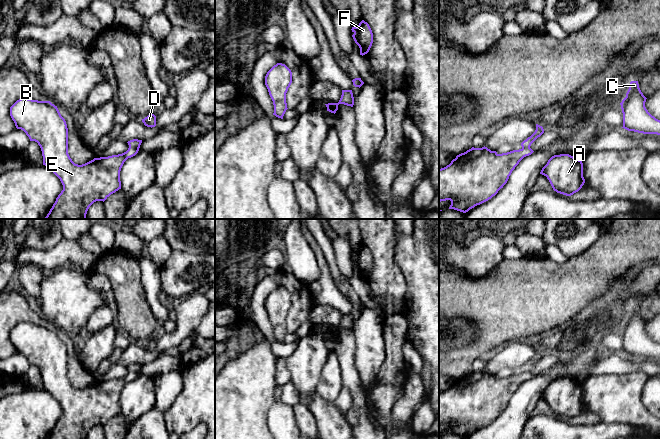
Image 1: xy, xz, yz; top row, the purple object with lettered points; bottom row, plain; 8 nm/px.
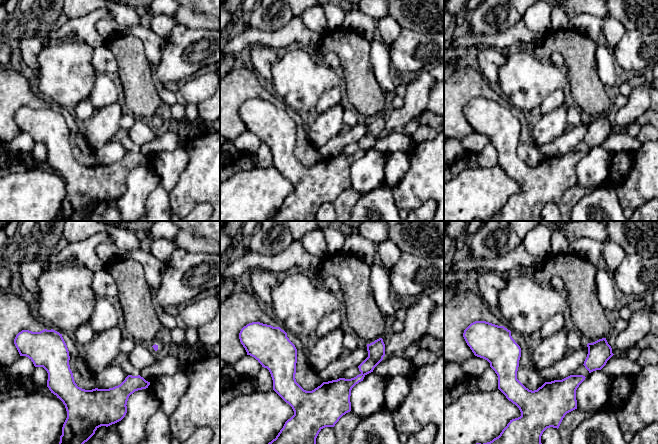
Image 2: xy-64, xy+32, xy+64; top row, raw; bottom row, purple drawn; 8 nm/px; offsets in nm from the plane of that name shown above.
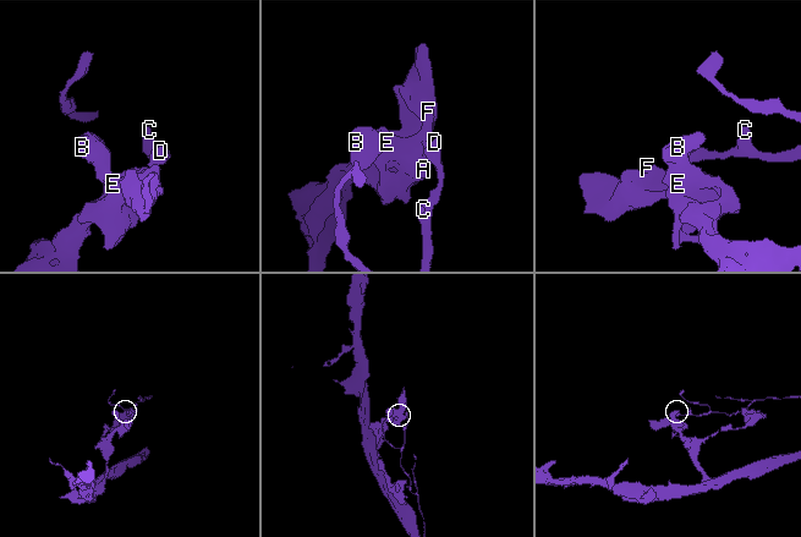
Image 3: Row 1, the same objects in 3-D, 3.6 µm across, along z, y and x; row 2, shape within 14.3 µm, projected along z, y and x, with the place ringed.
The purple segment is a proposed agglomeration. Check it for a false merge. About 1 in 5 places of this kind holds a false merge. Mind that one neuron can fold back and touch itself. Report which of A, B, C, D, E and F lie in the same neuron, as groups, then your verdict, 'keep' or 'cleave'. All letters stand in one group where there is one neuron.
A B C D E F; keep

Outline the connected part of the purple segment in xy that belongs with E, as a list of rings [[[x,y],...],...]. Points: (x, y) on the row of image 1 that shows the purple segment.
[[[21,98],[10,107],[10,116],[17,129],[23,130],[30,141],[38,143],[42,151],[43,165],[51,170],[63,185],[63,190],[44,219],[86,219],[87,211],[94,202],[104,202],[121,189],[121,168],[128,158],[138,153],[142,143],[142,140],[130,140],[127,142],[128,150],[122,154],[94,158],[78,165],[68,154],[68,128],[57,106],[50,101]]]

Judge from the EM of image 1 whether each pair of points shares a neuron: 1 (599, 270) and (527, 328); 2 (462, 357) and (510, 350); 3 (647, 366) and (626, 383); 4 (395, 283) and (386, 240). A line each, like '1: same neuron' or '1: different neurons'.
1: same neuron
2: different neurons
3: different neurons
4: same neuron

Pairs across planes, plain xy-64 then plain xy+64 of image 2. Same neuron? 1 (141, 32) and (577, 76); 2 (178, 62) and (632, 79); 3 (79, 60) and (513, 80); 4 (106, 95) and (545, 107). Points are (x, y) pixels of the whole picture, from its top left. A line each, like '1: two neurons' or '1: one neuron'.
1: two neurons
2: two neurons
3: one neuron
4: one neuron

